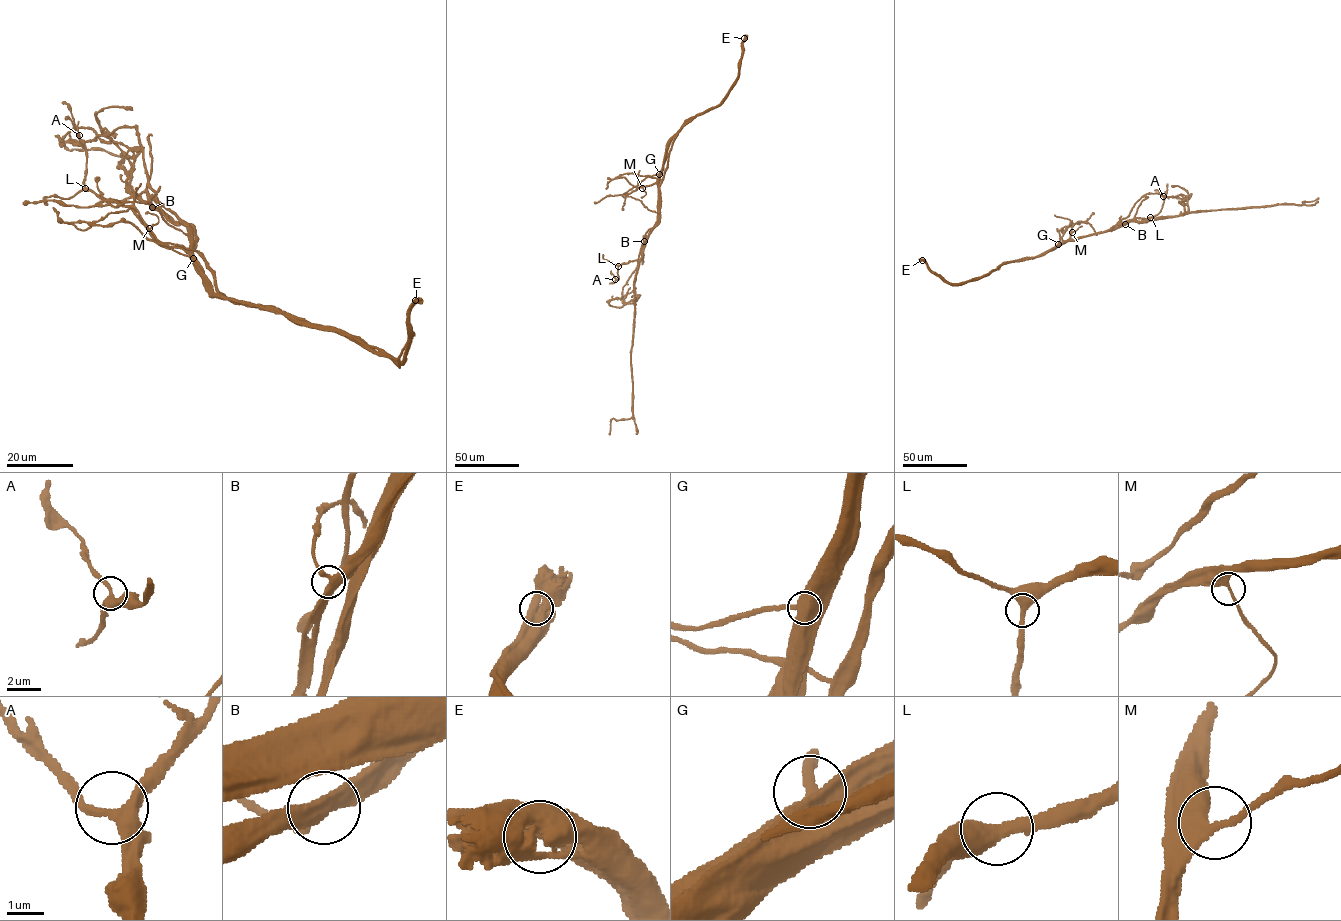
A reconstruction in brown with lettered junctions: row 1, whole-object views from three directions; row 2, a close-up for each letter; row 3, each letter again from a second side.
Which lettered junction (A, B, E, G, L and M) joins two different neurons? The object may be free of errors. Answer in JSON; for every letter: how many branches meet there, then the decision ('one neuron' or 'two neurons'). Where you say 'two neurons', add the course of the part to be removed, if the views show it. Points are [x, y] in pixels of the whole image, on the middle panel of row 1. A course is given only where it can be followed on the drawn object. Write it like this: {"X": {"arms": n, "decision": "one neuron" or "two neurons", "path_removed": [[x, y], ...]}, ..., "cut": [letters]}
{"A": {"arms": 3, "decision": "one neuron"}, "B": {"arms": 3, "decision": "one neuron"}, "E": {"arms": 1, "decision": "two neurons", "path_removed": [[744, 38], [733, 87], [673, 143], [659, 223], [643, 244], [631, 355], [637, 434]]}, "G": {"arms": 2, "decision": "one neuron"}, "L": {"arms": 2, "decision": "one neuron"}, "M": {"arms": 2, "decision": "one neuron"}, "cut": ["E"]}

